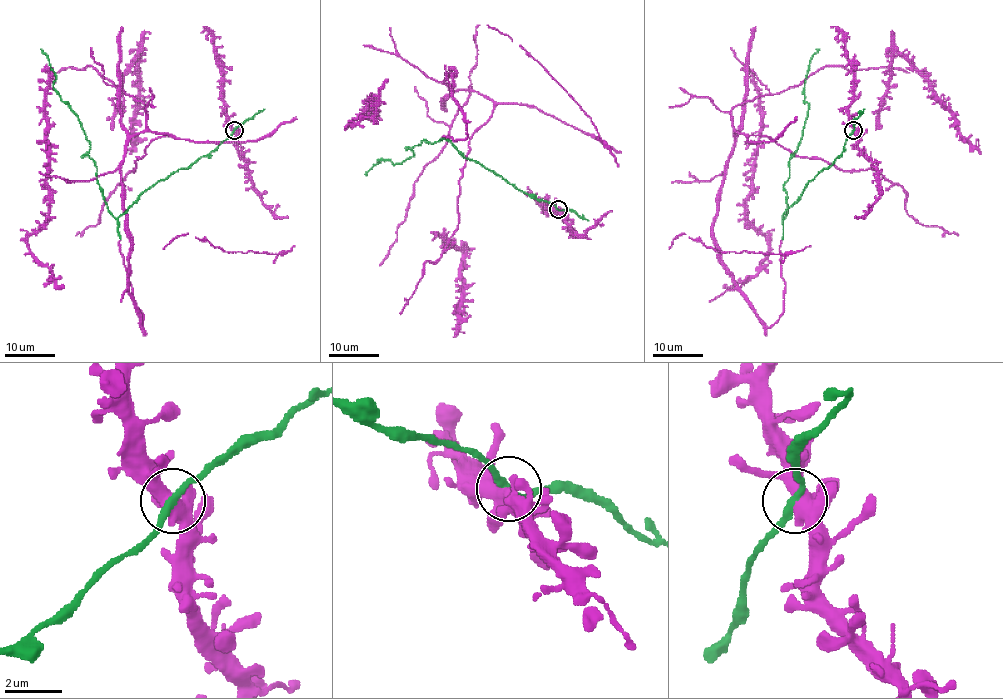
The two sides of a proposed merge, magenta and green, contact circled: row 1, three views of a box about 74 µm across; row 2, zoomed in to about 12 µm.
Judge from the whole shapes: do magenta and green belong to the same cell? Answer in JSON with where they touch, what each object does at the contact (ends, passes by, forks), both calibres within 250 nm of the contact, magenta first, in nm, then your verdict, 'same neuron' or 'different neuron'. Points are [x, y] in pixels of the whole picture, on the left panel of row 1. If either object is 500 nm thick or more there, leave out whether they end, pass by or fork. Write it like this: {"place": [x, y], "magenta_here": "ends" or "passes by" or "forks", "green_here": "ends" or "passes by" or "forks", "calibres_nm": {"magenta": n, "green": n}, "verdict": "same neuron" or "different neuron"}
{"place": [234, 130], "magenta_here": "forks", "green_here": "passes by", "calibres_nm": {"magenta": 420, "green": 240}, "verdict": "same neuron"}

